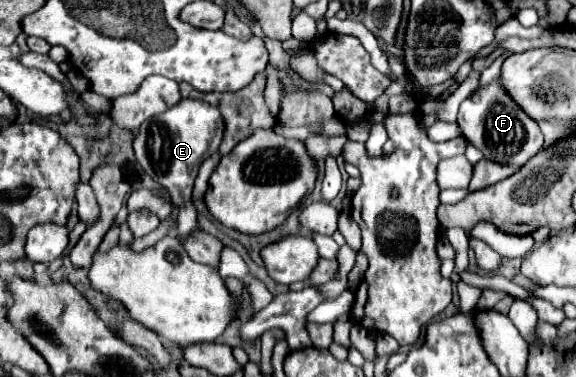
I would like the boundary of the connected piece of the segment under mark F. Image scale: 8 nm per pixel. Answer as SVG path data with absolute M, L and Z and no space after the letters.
M500 77L492 83L478 87L458 111L458 125L464 131L464 137L484 153L486 159L512 159L514 165L524 165L532 155L536 155L542 145L544 137L540 133L538 123L528 117L522 107L508 95Z

